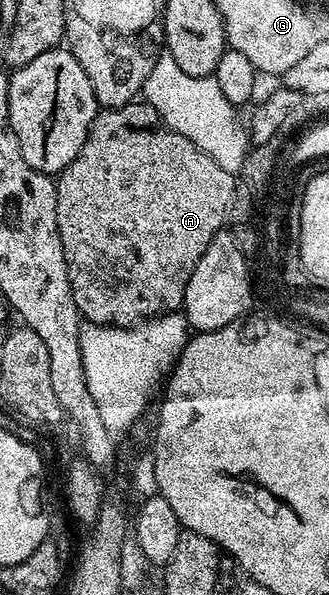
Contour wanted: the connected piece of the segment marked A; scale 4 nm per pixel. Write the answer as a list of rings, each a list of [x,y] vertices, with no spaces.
[[[135,99],[129,105],[121,105],[115,109],[102,109],[97,113],[84,139],[84,147],[80,147],[80,155],[76,155],[76,159],[72,159],[72,163],[68,163],[68,167],[56,177],[58,186],[56,223],[60,243],[64,247],[64,263],[68,271],[72,295],[79,314],[92,325],[113,325],[115,329],[128,329],[152,317],[181,310],[188,279],[192,279],[192,271],[196,271],[196,263],[200,263],[200,255],[204,255],[208,243],[215,235],[223,232],[227,224],[236,188],[234,180],[236,180],[235,174],[220,167],[220,164],[201,150],[196,143],[190,142],[184,135],[170,129],[156,110],[142,99]]]

